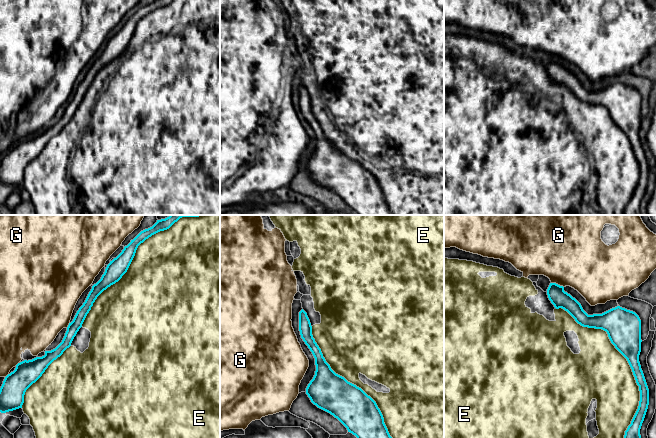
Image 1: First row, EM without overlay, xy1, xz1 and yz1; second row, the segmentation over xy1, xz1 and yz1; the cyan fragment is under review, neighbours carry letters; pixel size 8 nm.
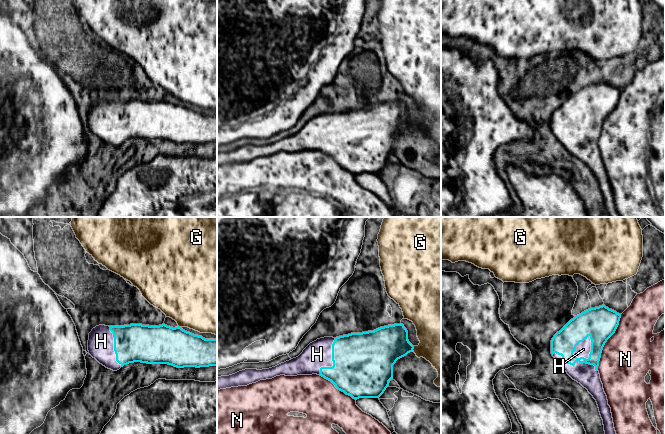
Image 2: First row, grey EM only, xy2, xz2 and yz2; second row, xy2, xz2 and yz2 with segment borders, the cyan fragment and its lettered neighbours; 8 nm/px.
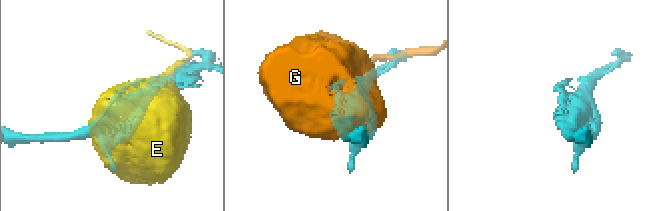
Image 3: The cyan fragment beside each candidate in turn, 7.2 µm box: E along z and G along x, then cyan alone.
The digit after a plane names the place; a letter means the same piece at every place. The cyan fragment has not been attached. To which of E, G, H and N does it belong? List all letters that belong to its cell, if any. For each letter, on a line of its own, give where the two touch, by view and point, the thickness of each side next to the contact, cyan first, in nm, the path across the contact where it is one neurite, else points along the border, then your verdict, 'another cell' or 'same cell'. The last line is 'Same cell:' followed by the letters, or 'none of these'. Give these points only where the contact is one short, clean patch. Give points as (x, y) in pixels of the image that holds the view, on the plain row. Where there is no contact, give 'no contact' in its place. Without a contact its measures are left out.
E: contact yz1 (627, 136); calibres 280 and 440 nm; another cell
G: contact yz1 (557, 60); calibres 150 and 480 nm; another cell
H: contact yz2 (576, 121); calibres 260 and 120 nm; same cell
N: contact yz2 (606, 117); calibres 280 and 400 nm; another cell
Same cell: H

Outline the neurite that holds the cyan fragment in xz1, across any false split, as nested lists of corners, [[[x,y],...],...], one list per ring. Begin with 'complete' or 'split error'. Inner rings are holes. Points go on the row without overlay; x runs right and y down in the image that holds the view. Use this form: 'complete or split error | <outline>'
complete | [[[303,85],[299,88],[299,107],[301,114],[315,134],[315,151],[306,164],[306,170],[311,178],[337,194],[357,215],[393,215],[376,178],[361,164],[336,150],[326,138],[321,125],[313,114],[310,96]]]

